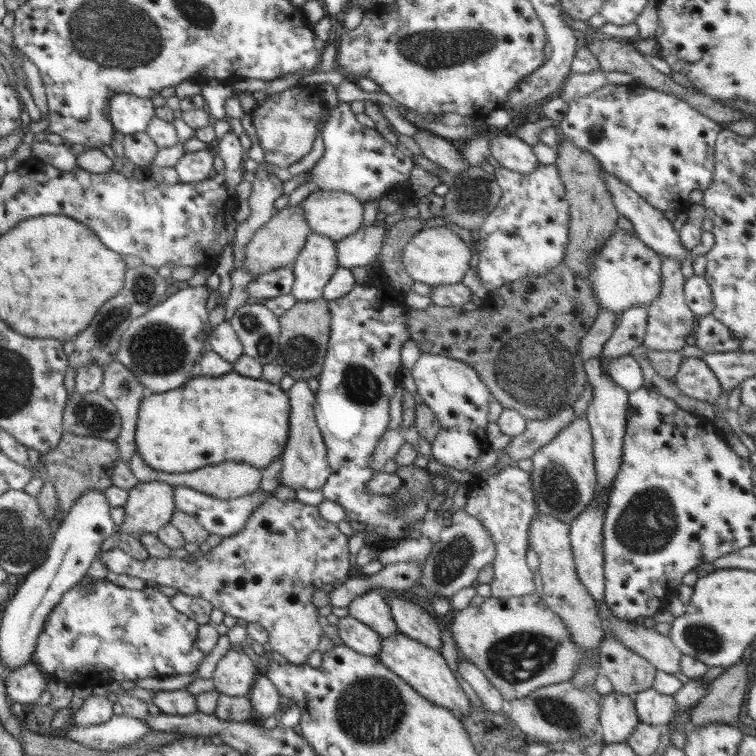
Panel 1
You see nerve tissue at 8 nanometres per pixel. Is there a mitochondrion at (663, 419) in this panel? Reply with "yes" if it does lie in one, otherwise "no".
no

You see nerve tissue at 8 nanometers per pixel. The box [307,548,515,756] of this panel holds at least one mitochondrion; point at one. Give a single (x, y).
(368, 711)

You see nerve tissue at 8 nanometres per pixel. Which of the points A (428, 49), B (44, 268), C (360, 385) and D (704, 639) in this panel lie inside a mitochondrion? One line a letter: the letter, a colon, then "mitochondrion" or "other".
A: mitochondrion
B: other
C: mitochondrion
D: mitochondrion

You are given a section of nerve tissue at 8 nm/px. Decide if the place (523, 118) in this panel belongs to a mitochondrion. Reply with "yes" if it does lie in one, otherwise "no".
no

